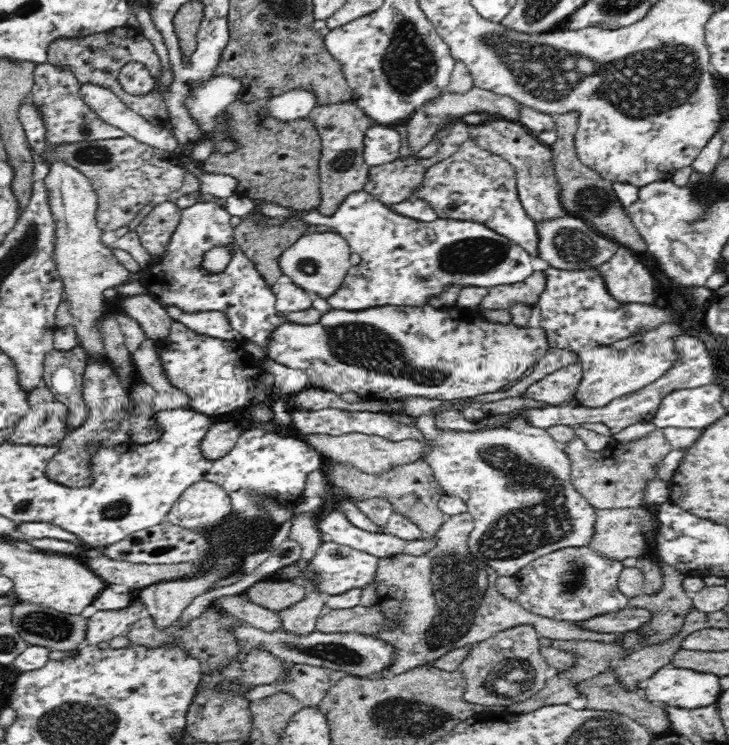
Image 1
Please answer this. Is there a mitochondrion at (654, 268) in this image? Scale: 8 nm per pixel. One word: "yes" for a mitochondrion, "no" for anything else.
no

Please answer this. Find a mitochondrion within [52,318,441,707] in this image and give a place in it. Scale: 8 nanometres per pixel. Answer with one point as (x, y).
(338, 653)

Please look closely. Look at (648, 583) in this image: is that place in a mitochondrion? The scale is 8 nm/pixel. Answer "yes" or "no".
no

